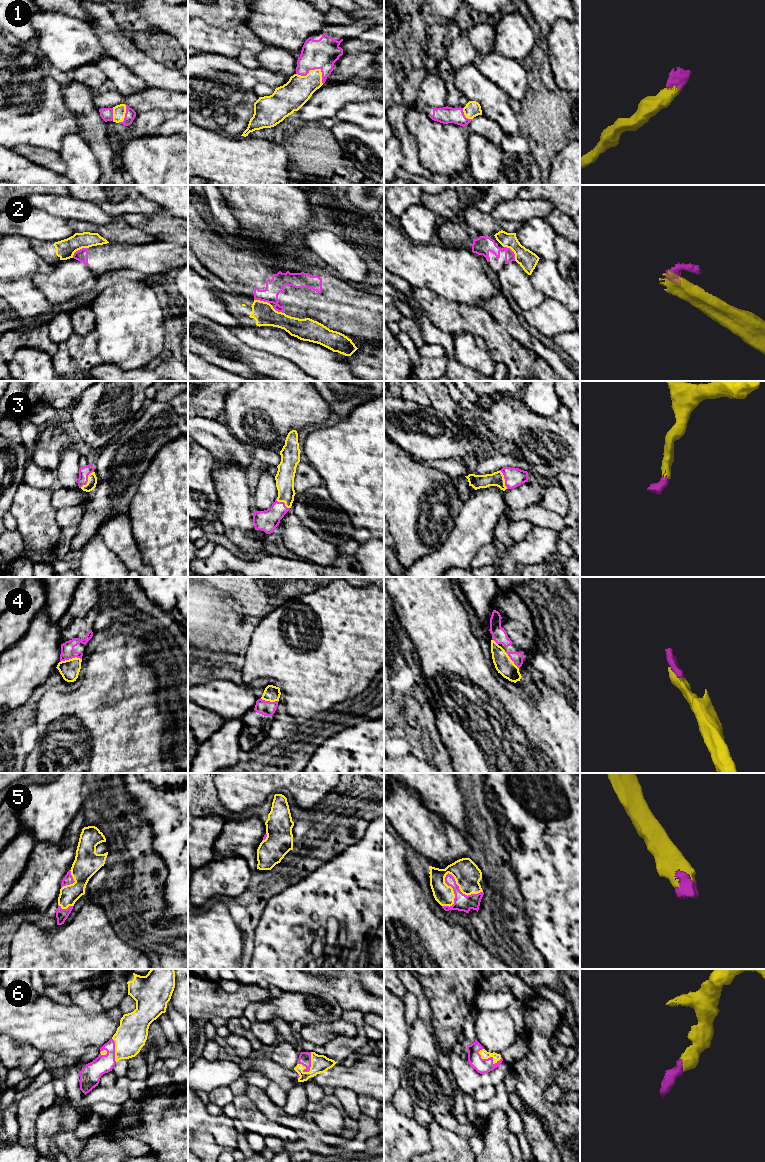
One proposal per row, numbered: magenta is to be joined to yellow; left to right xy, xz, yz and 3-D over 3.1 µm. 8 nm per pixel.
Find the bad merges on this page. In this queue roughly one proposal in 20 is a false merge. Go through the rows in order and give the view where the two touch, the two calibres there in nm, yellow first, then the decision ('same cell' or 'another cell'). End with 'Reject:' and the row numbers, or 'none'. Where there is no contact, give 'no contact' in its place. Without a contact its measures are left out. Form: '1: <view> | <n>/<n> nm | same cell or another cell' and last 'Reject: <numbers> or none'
1: xz | 220/240 nm | same cell
2: xy | 160/100 nm | another cell
3: xy | 80/80 nm | same cell
4: xy | 160/110 nm | same cell
5: yz | 220/120 nm | same cell
6: xz | 140/100 nm | same cell
Reject: 2

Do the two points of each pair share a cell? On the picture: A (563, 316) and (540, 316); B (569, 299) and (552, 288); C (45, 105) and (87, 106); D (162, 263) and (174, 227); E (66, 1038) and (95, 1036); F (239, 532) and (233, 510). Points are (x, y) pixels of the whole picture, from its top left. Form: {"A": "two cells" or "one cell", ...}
{"A": "one cell", "B": "one cell", "C": "two cells", "D": "two cells", "E": "one cell", "F": "one cell"}

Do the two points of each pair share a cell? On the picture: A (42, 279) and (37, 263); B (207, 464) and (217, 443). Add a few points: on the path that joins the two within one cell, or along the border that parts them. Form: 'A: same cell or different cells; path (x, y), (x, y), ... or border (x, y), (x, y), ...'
A: different cells; border (52, 266), (47, 272), (36, 272), (28, 276)
B: different cells; border (210, 455), (213, 458)

